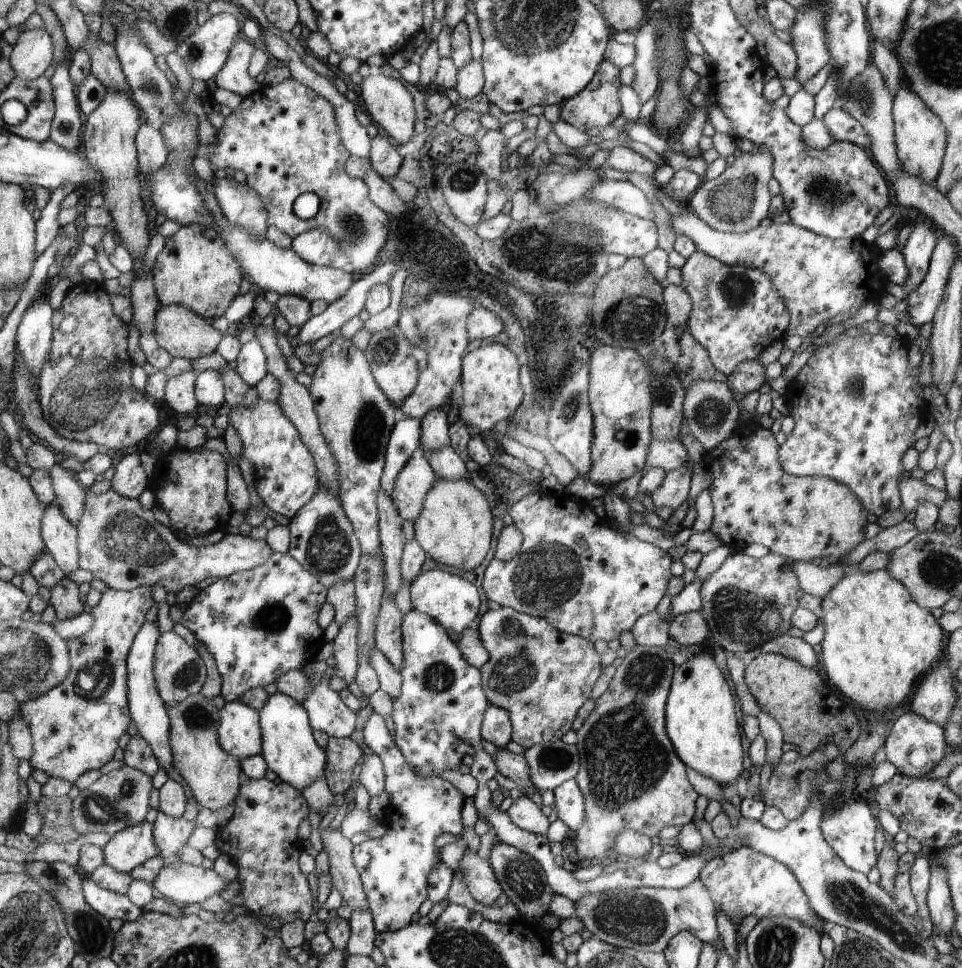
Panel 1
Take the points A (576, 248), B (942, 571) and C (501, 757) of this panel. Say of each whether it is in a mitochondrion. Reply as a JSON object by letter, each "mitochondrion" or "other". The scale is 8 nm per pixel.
{"A":"mitochondrion","B":"mitochondrion","C":"other"}

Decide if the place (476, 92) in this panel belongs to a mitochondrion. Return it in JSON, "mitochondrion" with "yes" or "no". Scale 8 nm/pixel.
{"mitochondrion":"no"}

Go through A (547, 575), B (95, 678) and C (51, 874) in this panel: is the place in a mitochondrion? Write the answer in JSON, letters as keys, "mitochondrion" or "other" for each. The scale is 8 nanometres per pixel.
{"A":"mitochondrion","B":"mitochondrion","C":"mitochondrion"}

